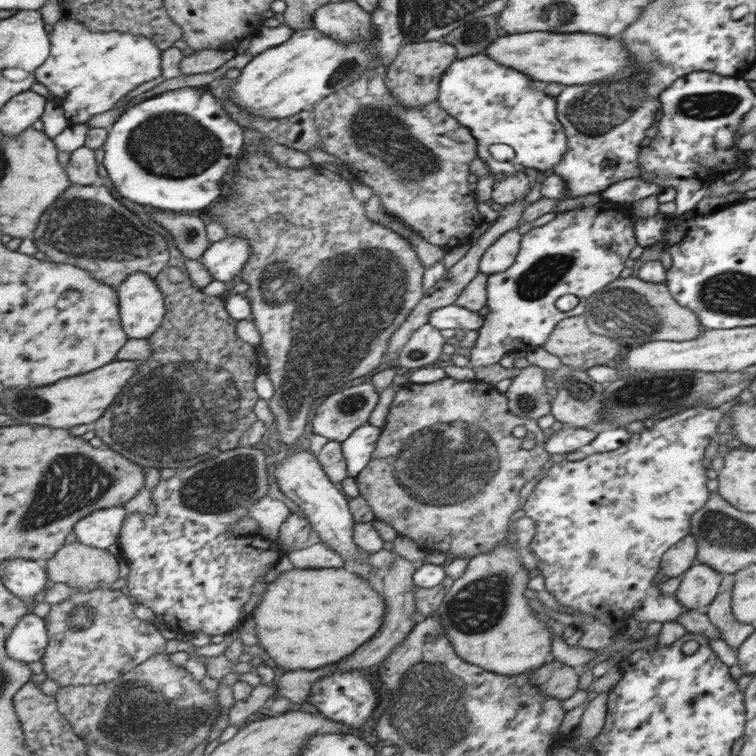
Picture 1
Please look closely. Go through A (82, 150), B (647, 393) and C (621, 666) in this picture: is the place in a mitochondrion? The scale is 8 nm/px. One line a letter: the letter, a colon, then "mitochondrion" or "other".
A: other
B: mitochondrion
C: other

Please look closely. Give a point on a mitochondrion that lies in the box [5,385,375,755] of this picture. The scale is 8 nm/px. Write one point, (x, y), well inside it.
(72, 483)

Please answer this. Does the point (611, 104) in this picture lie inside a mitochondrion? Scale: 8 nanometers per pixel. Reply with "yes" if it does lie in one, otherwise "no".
yes

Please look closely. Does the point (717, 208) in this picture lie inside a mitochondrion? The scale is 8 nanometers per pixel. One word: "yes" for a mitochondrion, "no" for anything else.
no

